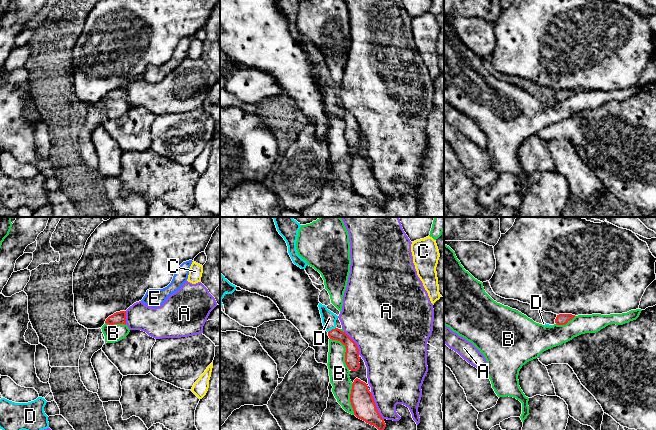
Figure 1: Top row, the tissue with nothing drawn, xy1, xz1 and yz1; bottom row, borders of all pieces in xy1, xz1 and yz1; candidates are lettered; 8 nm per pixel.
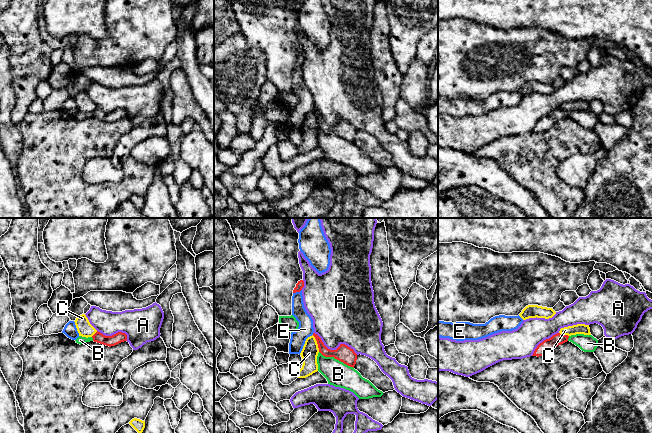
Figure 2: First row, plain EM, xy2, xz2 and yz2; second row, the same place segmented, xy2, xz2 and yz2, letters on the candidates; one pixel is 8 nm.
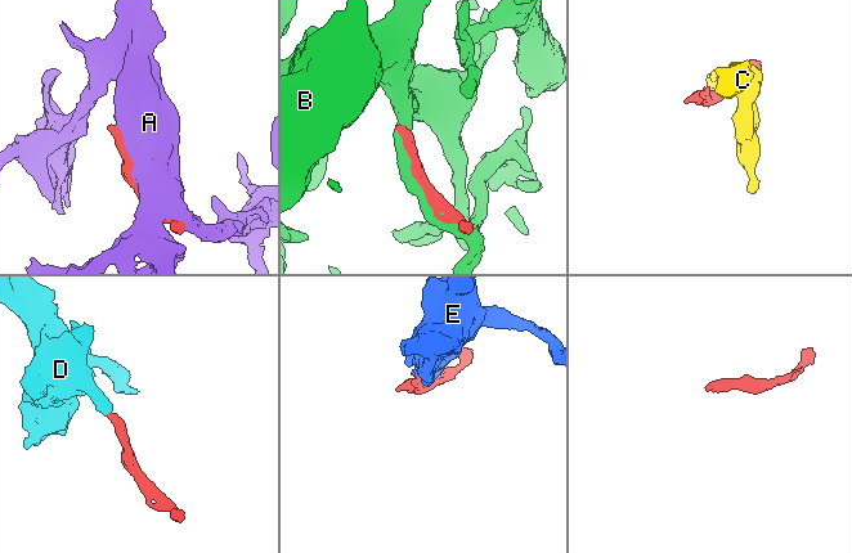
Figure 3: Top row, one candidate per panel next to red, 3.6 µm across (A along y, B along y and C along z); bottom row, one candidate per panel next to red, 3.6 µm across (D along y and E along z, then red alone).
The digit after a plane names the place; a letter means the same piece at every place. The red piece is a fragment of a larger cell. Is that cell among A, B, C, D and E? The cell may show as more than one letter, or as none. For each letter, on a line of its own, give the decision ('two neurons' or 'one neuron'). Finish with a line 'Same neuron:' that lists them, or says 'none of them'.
A: two neurons
B: two neurons
C: two neurons
D: one neuron
E: two neurons
Same neuron: D

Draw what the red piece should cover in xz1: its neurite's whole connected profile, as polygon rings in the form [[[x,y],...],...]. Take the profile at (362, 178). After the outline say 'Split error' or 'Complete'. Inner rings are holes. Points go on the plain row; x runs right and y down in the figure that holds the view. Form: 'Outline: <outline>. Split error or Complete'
Outline: [[[358,154],[352,160],[350,178],[357,194],[375,202],[379,207],[385,205],[386,200],[377,186],[372,169],[367,160]]]. Complete

